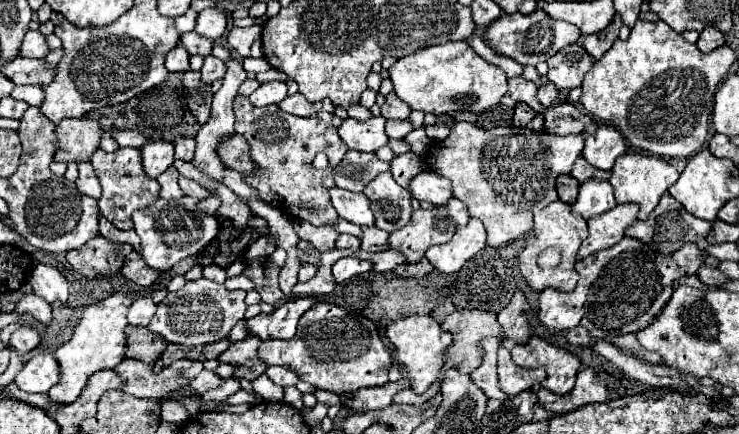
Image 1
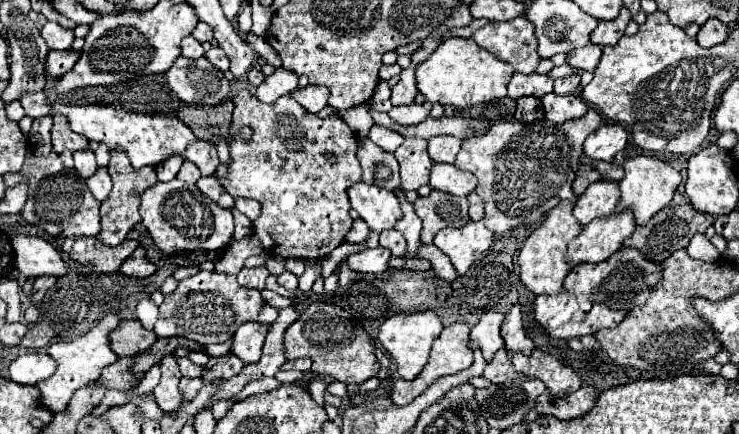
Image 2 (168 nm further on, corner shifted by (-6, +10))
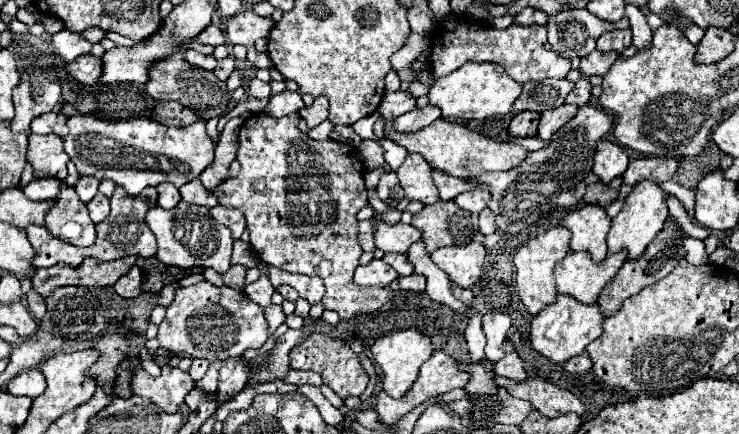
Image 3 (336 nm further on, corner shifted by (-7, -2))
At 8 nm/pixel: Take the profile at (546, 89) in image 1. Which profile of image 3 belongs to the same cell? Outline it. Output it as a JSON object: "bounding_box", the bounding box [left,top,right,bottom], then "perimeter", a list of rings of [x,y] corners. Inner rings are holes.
{"bounding_box":[565,78,591,106],"perimeter":[[[581,78],[581,80],[575,84],[575,88],[569,92],[569,96],[567,96],[565,102],[567,102],[567,104],[583,106],[583,104],[589,102],[589,98],[591,98],[591,84],[589,84],[587,78]]]}

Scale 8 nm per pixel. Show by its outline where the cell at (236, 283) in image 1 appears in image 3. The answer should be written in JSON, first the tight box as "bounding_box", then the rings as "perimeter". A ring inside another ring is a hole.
{"bounding_box":[243,262,275,308],"perimeter":[[[259,262],[257,268],[261,270],[259,280],[255,280],[253,284],[247,284],[247,286],[243,288],[243,292],[245,292],[245,296],[247,296],[249,300],[253,300],[255,304],[259,304],[259,306],[265,308],[265,306],[271,304],[271,296],[273,296],[275,288],[273,288],[271,282],[269,282],[269,268],[267,268],[267,264],[265,264],[265,262]]]}

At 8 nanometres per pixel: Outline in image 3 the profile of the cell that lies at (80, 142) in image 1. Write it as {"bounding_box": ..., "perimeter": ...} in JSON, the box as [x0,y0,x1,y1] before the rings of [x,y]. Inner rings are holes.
{"bounding_box":[27,134,69,180],"perimeter":[[[31,134],[27,160],[33,164],[37,178],[39,176],[57,176],[61,180],[67,178],[69,156],[63,150],[61,136]]]}

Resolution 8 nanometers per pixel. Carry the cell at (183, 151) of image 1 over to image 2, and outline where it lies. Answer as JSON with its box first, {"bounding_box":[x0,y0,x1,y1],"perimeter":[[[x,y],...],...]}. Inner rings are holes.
{"bounding_box":[184,140,220,176],"perimeter":[[[198,140],[198,142],[192,142],[188,148],[186,148],[186,154],[184,154],[190,162],[194,162],[200,172],[204,176],[212,176],[220,164],[218,160],[218,154],[216,154],[216,146],[212,142],[204,142],[204,140]]]}

